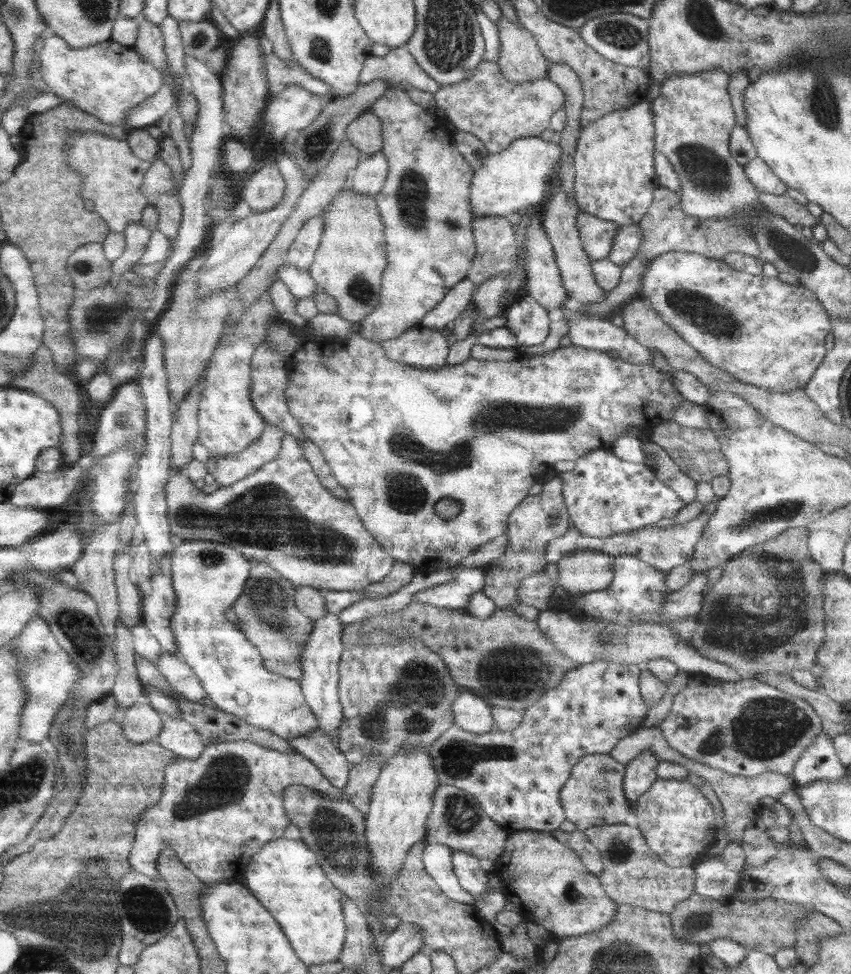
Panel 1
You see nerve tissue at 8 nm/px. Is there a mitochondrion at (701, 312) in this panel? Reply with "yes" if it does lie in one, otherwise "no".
yes

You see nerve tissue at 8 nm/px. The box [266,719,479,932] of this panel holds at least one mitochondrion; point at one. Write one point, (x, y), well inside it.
(335, 833)

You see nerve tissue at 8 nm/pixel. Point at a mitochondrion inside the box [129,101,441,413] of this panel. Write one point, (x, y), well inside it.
(411, 190)

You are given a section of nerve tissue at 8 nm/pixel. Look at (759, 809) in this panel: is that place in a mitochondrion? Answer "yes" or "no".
no

